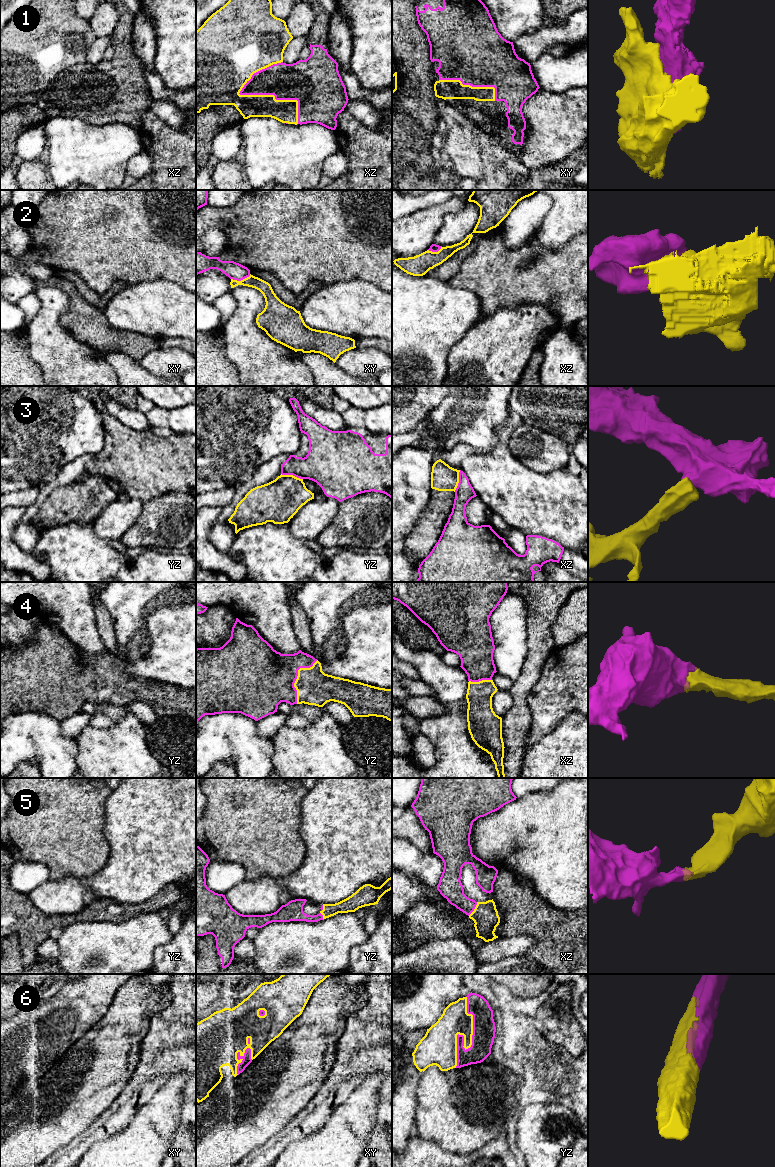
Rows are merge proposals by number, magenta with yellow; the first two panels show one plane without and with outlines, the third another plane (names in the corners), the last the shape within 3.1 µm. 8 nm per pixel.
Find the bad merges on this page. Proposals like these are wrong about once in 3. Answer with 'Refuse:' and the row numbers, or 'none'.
Refuse: 1, 2, 3

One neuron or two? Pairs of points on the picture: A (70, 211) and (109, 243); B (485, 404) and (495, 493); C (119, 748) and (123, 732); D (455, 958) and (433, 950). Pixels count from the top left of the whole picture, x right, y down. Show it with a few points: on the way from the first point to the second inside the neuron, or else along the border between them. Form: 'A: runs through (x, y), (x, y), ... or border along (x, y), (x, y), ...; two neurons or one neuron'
A: runs through (80, 221), (82, 223), (89, 223), (99, 233); one neuron
B: border along (496, 438), (493, 445), (487, 451), (477, 451); two neurons
C: runs through (123, 744), (123, 736); one neuron
D: runs through (450, 958), (441, 958), (438, 955); one neuron

